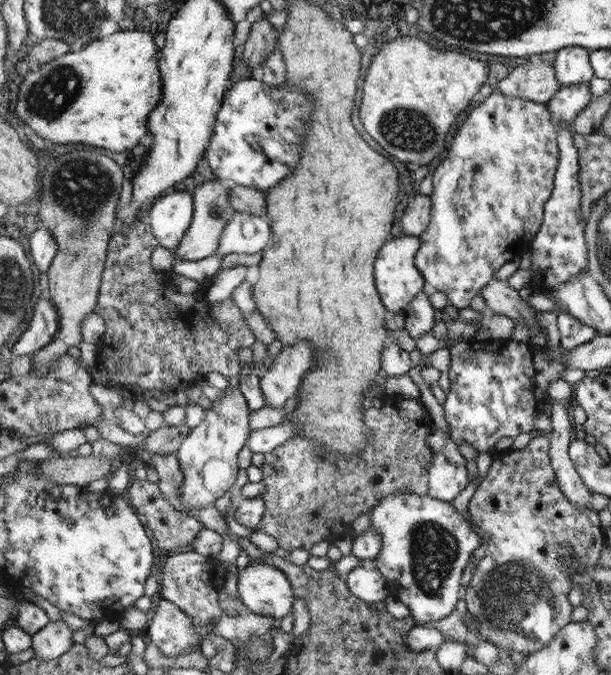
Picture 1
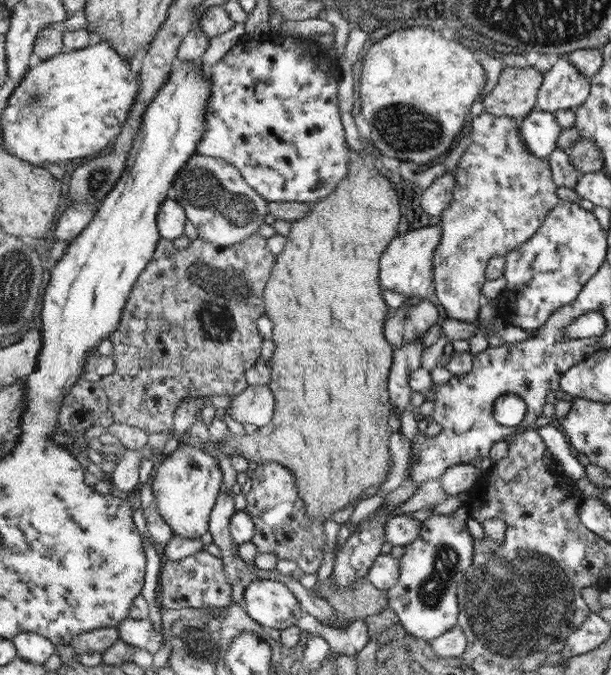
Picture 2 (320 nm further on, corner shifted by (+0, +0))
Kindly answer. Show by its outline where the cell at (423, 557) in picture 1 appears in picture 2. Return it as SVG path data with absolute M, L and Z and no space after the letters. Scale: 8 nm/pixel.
M467 503L460 506L453 516L434 516L432 514L423 522L419 537L414 542L405 545L406 551L399 558L399 582L387 591L389 607L399 618L403 632L431 642L456 626L456 618L459 618L458 610L461 609L458 608L456 590L458 590L458 584L464 579L468 567L472 566L474 556L473 542L475 539L466 529L466 521L470 517Z

